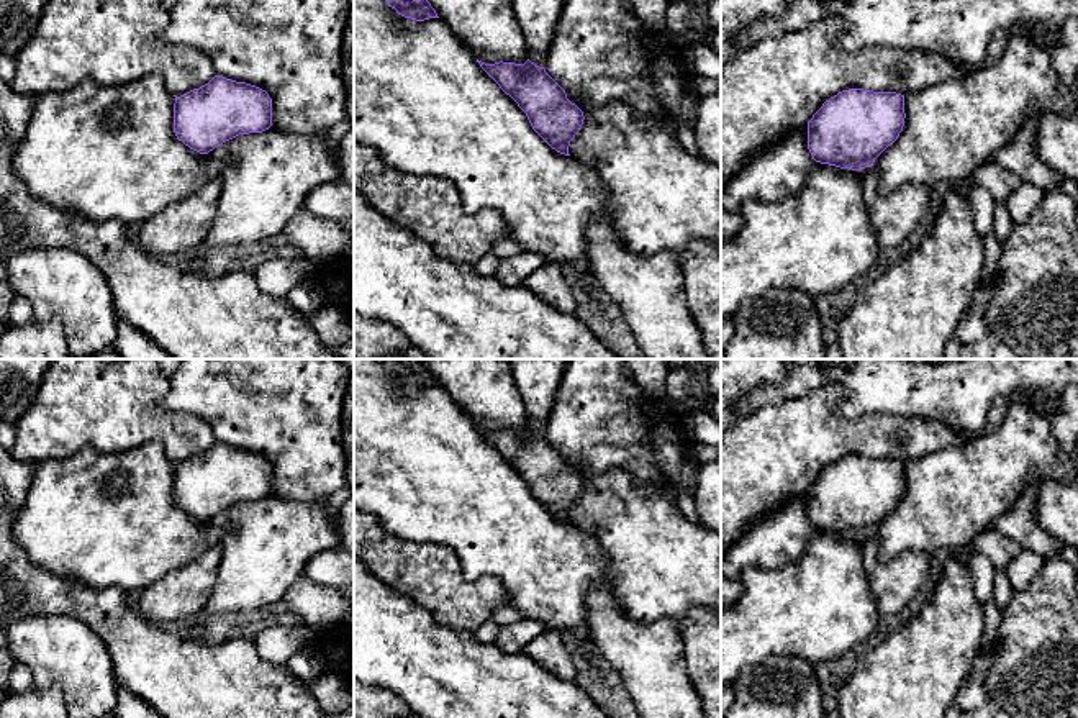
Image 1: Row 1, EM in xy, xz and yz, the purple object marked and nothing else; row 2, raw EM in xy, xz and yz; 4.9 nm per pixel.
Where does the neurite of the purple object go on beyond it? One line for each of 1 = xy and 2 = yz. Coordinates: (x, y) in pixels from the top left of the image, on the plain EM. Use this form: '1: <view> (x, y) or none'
1: xy (105, 520)
2: yz (951, 495)

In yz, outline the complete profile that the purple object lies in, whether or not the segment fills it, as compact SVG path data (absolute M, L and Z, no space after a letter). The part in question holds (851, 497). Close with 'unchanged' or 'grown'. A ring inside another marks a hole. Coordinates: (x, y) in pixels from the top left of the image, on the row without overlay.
M1014 398L1006 408L999 428L986 429L960 446L942 448L908 462L863 456L839 459L826 467L808 489L808 516L813 526L821 531L852 538L873 533L878 543L878 557L883 562L890 562L906 551L942 556L965 554L975 538L994 526L996 520L1016 503L1029 484L1040 485L1045 480L1075 482L1073 456L1067 454L1055 441L1050 416L1032 410L1026 400Z | grown

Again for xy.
M156 441L121 452L97 452L87 446L69 457L36 464L13 539L34 566L95 590L143 590L218 544L220 533L206 523L210 518L270 493L269 461L223 443L180 464L172 464Z | grown

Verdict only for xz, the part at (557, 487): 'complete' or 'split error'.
split error

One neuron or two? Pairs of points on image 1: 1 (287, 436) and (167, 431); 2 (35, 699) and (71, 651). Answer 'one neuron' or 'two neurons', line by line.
1: two neurons
2: two neurons

